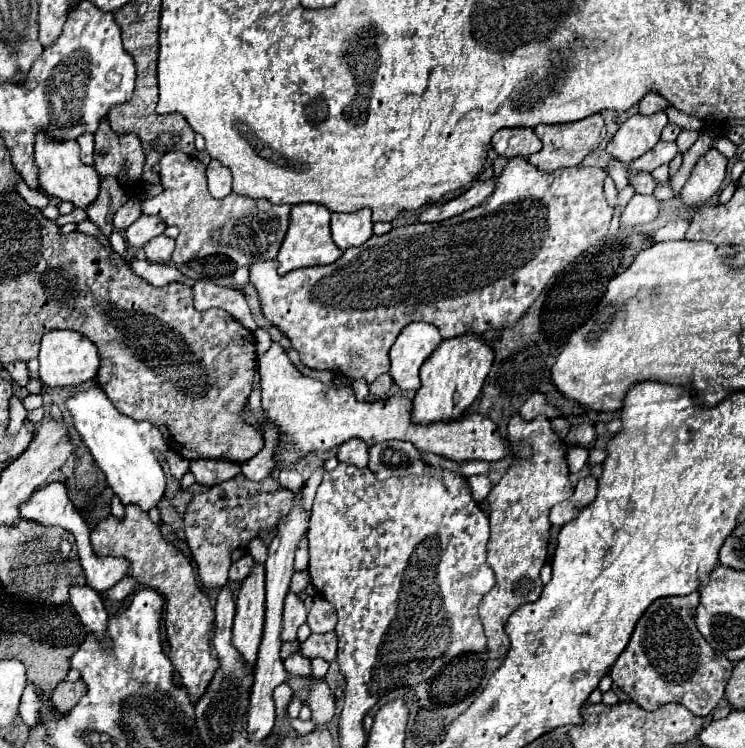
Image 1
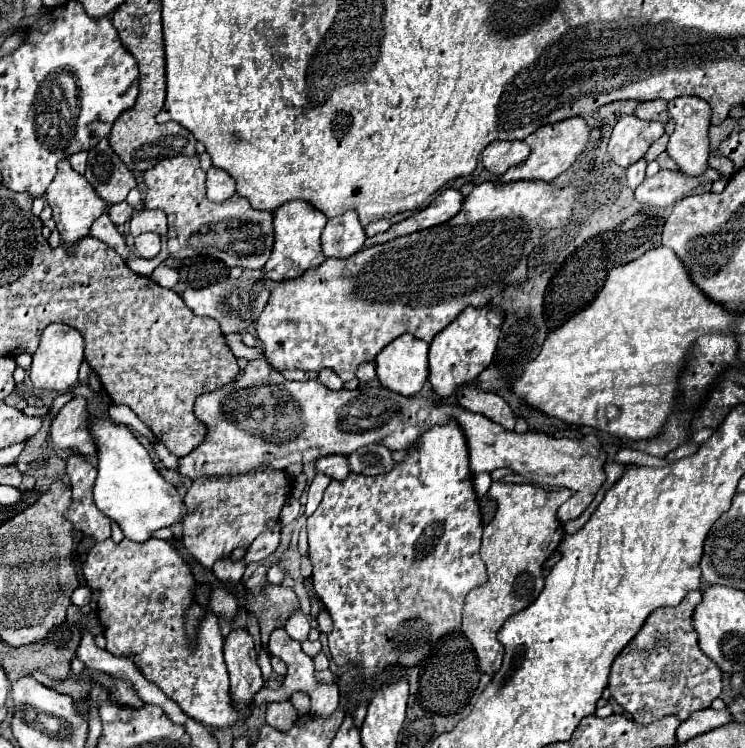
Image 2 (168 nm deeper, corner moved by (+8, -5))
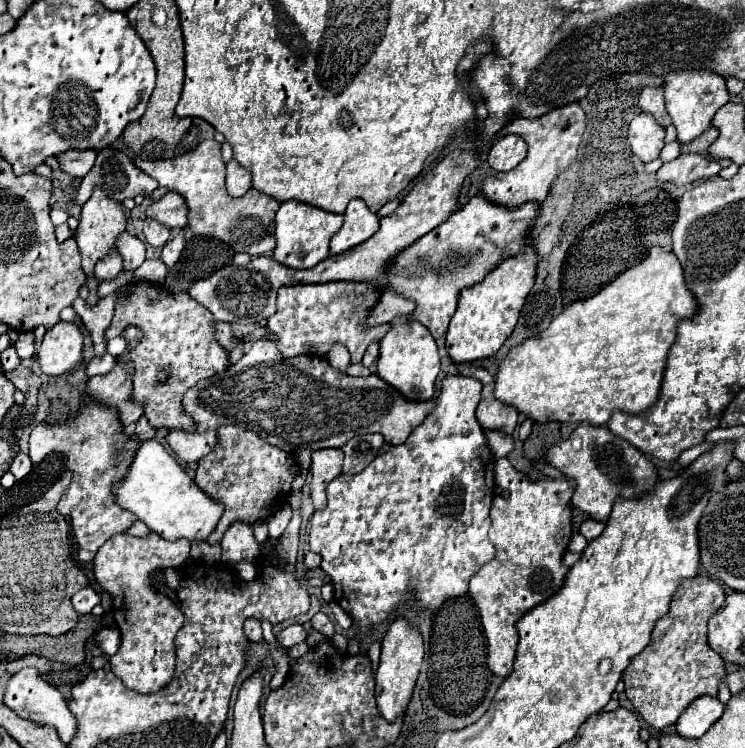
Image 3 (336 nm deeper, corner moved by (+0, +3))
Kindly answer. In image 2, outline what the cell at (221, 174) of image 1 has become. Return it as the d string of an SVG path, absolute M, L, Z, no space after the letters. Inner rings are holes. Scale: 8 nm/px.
M211 167L207 171L207 199L223 203L231 195L235 195L235 179L227 171Z

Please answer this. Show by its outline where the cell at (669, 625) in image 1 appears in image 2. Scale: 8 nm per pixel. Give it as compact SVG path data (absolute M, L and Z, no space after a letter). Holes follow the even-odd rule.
M691 591L677 607L657 609L613 663L609 691L639 725L649 725L667 715L685 721L691 713L711 707L721 693L723 673L699 649L693 627L693 611L701 603L701 595L701 591Z

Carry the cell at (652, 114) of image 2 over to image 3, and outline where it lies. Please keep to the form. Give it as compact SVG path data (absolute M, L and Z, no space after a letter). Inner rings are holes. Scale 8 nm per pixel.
M663 85L643 89L643 93L639 95L639 107L641 107L641 111L651 113L659 125L667 127L667 125L671 125L671 117L665 109L665 95L663 93L665 93Z

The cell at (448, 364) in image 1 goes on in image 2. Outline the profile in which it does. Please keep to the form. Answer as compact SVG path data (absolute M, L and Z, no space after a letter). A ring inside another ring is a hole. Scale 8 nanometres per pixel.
M467 307L449 327L437 333L429 345L429 383L433 385L435 395L447 397L455 393L493 361L503 321L505 311L499 307Z

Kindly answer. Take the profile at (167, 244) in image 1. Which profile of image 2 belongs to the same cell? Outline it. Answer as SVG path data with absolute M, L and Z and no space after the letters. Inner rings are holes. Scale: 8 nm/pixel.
M143 233L135 237L135 251L143 259L153 259L161 251L161 237L155 233Z

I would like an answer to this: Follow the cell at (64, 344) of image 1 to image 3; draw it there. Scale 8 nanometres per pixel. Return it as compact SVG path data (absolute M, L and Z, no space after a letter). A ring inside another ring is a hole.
M57 321L37 351L39 367L45 375L65 375L83 363L83 333L75 323Z

